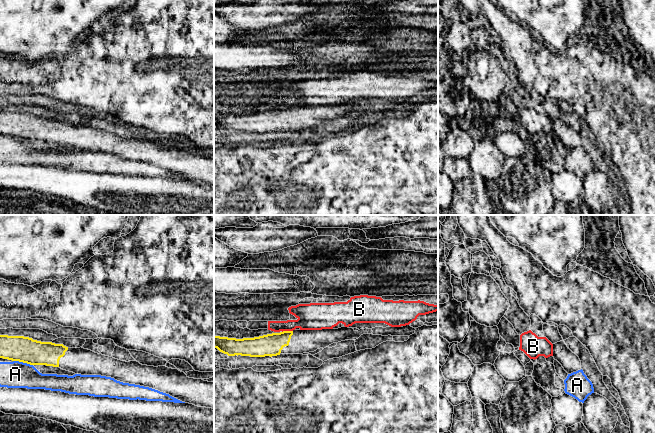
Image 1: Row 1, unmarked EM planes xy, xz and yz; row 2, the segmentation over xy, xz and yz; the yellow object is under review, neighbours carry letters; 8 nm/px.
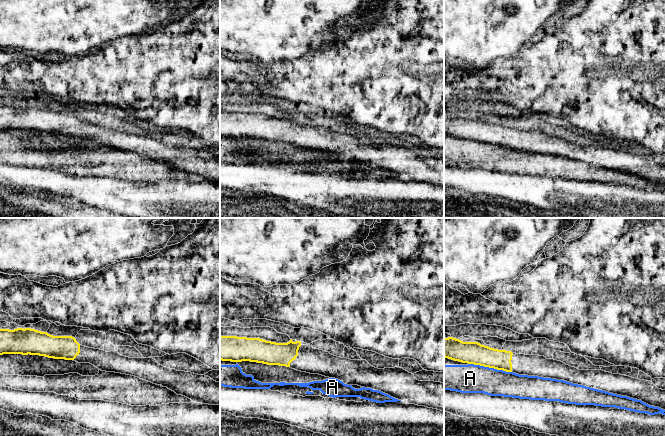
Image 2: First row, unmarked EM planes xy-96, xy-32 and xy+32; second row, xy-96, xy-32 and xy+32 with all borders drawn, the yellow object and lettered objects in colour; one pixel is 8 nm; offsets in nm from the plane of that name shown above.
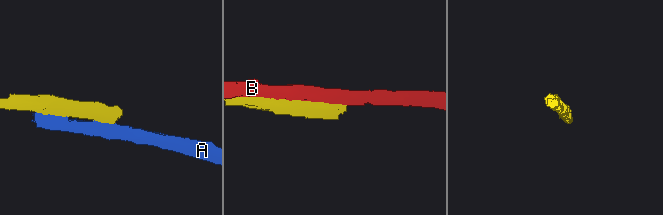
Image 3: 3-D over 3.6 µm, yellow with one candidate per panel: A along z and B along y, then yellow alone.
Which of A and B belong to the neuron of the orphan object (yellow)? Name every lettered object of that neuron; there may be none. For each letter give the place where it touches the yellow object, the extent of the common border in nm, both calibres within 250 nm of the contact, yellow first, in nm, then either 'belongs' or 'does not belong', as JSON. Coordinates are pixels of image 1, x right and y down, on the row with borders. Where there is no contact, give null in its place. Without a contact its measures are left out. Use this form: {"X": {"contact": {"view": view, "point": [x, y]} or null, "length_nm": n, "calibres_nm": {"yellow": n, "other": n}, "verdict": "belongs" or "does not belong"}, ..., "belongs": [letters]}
{"A": {"contact": {"view": "xy", "point": [23, 362]}, "length_nm": 170, "calibres_nm": {"yellow": 200, "other": 220}, "verdict": "does not belong"}, "B": {"contact": {"view": "xz", "point": [287, 331]}, "length_nm": 90, "calibres_nm": {"yellow": 180, "other": 220}, "verdict": "does not belong"}, "belongs": []}

